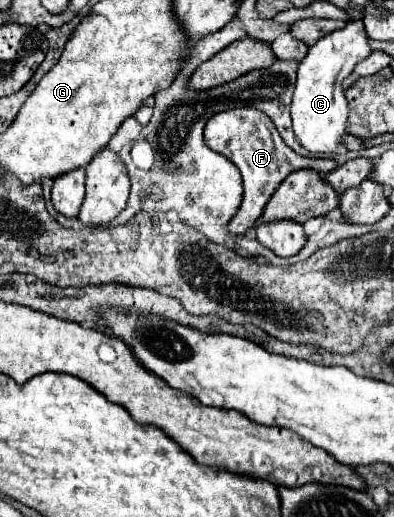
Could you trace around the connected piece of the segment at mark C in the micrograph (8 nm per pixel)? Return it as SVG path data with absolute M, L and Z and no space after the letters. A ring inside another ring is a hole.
M349 21L343 29L337 29L321 37L313 47L309 47L307 57L301 61L297 71L297 83L291 103L291 119L297 141L313 153L337 153L341 147L341 137L347 133L347 101L341 87L343 79L349 77L359 61L371 55L369 37L365 33L363 21Z

